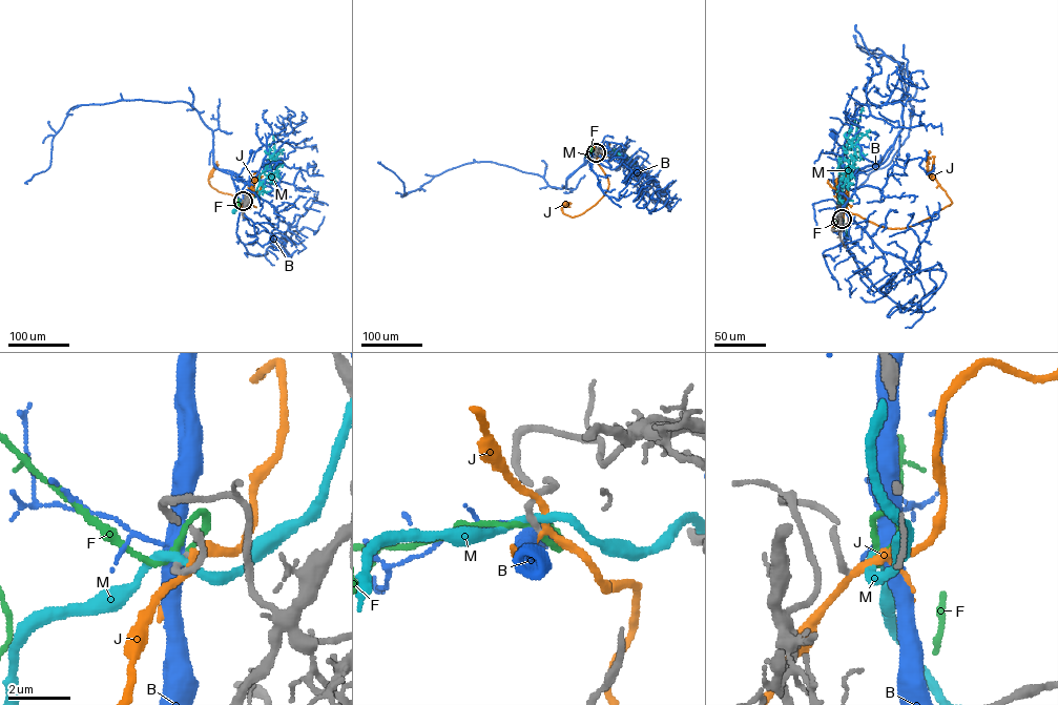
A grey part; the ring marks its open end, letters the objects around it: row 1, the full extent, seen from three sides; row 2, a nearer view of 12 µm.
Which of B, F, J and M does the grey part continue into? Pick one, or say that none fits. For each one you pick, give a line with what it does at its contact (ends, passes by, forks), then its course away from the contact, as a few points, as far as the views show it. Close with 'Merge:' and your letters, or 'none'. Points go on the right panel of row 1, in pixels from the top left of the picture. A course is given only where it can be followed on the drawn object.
F: it ends there
Merge: F

